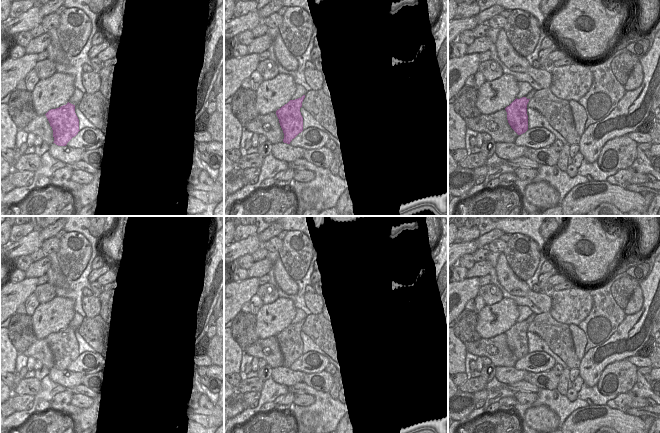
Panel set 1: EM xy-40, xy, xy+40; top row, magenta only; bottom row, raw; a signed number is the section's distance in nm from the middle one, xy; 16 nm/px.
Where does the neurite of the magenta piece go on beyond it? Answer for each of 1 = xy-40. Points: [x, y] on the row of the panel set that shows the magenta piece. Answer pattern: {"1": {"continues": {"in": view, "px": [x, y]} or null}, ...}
{"1": {"continues": null}}

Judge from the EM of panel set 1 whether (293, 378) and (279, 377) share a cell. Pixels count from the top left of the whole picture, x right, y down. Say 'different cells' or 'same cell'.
same cell

